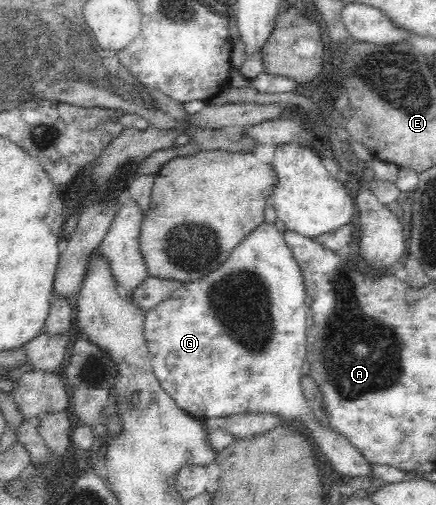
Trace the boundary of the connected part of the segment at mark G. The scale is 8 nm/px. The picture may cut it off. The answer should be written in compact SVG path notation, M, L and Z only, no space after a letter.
M267 222L260 223L253 233L250 233L244 238L237 248L230 254L226 261L219 265L212 273L208 273L192 283L183 283L179 289L176 289L172 296L162 304L156 305L145 312L145 326L144 335L147 343L148 351L153 363L153 372L162 389L176 402L176 405L186 412L186 414L198 418L200 420L210 419L213 417L228 417L231 415L240 415L243 413L266 413L274 414L282 421L295 421L296 427L301 425L303 427L304 435L310 438L314 447L322 451L326 459L334 466L334 471L338 471L342 475L343 480L352 477L364 477L364 475L373 475L370 472L369 461L362 455L355 445L352 445L346 437L338 434L332 429L328 423L322 421L317 409L304 397L304 392L301 384L302 365L306 361L307 345L306 345L306 328L307 328L307 311L308 306L305 304L307 301L305 295L305 285L300 268L290 248L286 245L283 234L278 231L274 224Z

